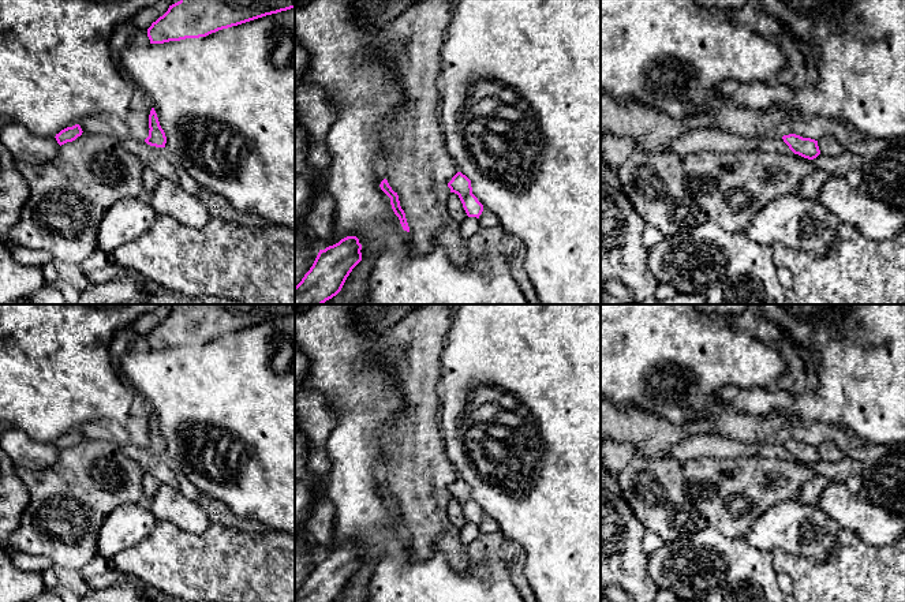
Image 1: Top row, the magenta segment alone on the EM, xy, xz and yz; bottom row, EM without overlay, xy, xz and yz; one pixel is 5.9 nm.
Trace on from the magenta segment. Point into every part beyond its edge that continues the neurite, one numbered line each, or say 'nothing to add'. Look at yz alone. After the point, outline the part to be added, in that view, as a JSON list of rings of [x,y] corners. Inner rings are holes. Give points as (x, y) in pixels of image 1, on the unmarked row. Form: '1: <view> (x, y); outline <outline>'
nothing to add

